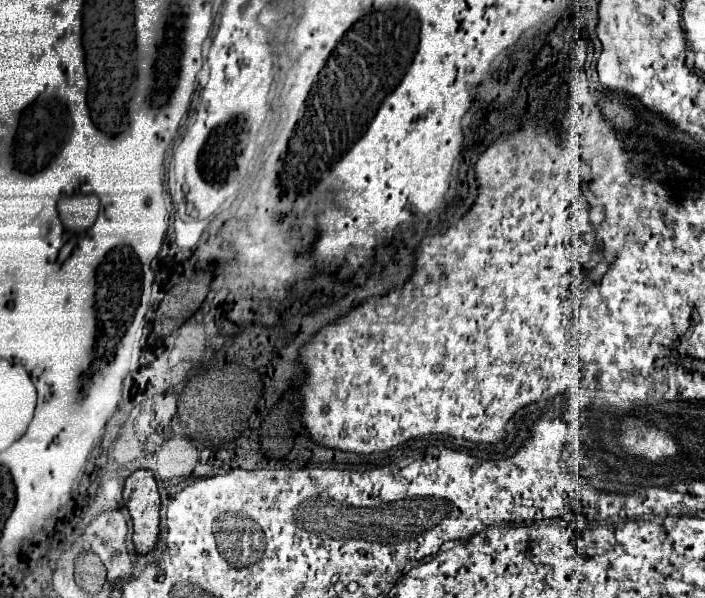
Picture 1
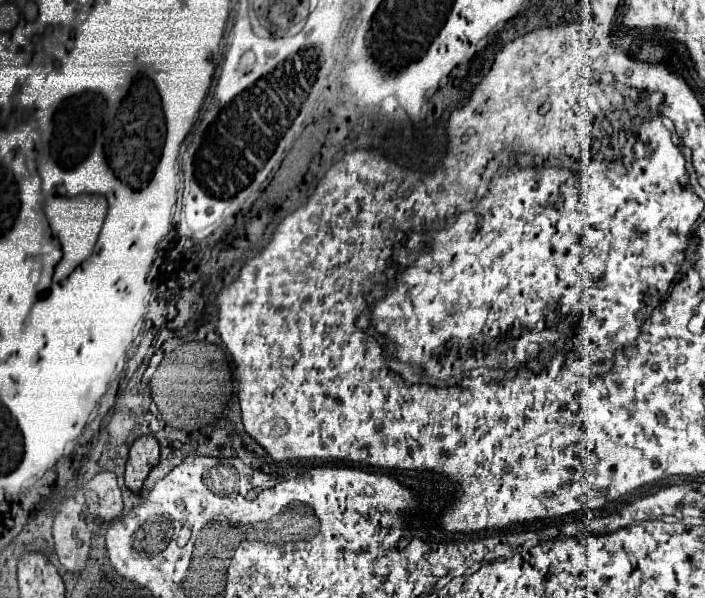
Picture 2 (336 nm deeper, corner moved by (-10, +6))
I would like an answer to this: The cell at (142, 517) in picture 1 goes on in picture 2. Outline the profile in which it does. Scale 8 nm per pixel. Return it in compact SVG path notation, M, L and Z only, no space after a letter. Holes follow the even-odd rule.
M143 436L133 442L125 470L125 486L133 494L141 494L143 482L147 480L151 468L159 464L159 458L159 442L153 436Z

